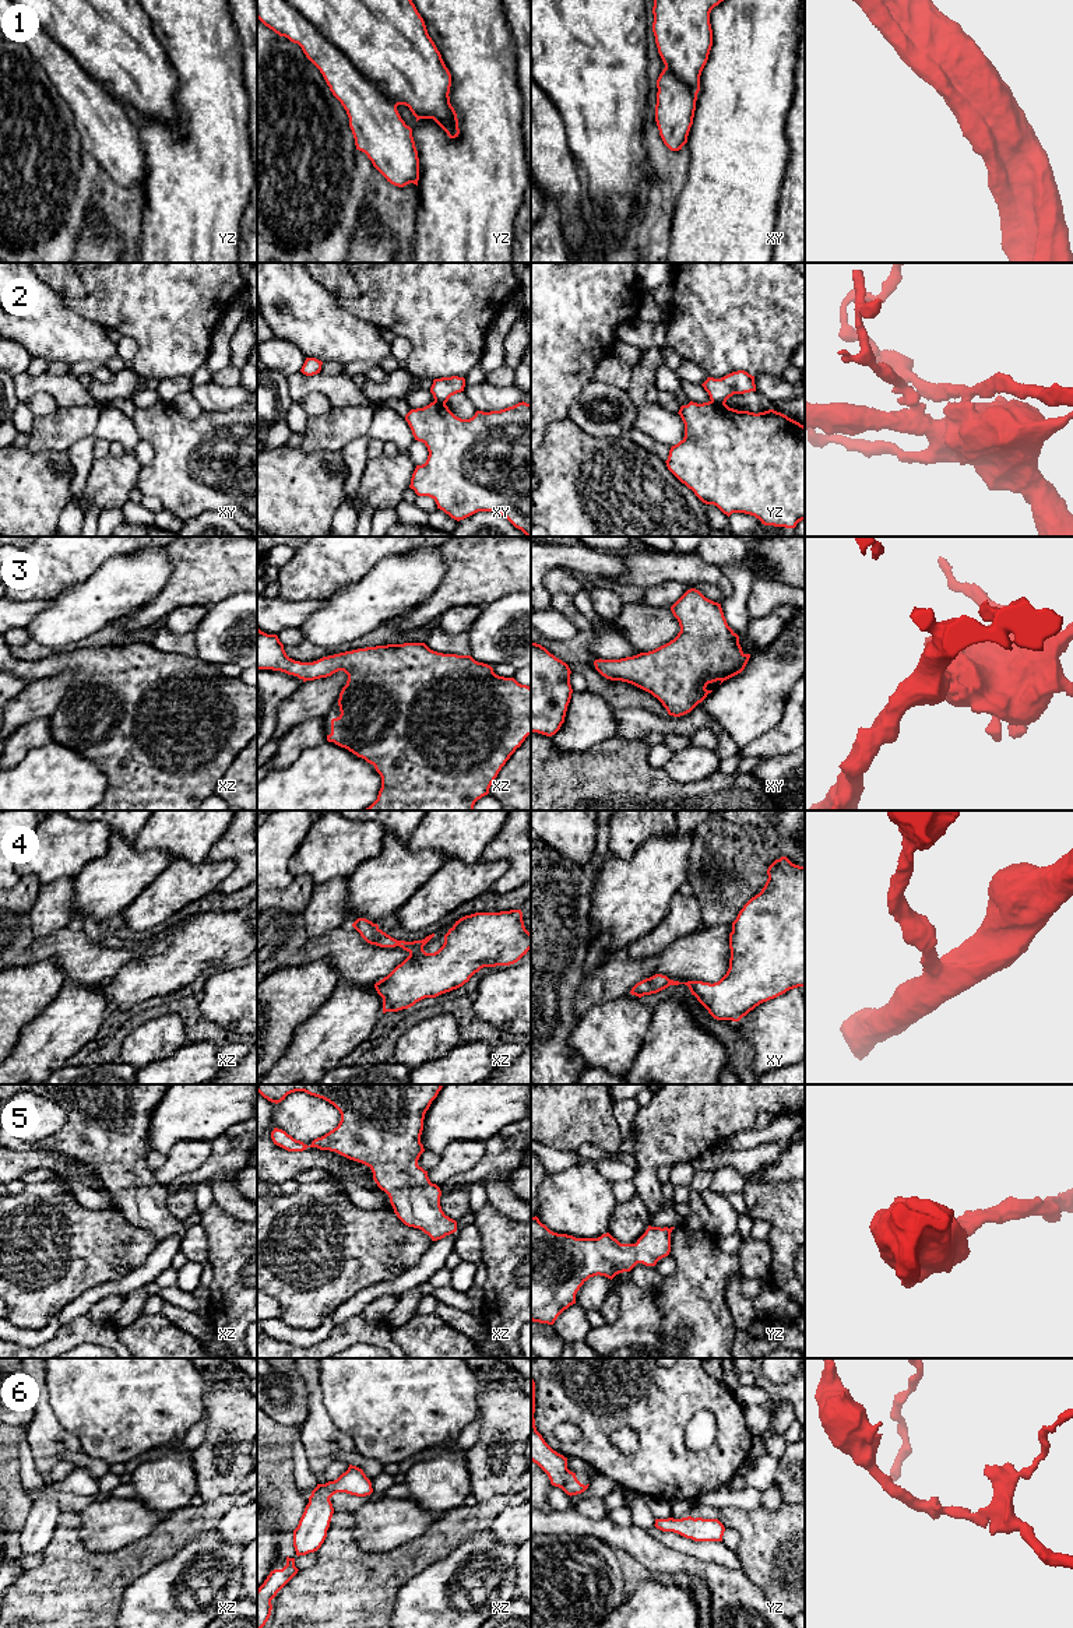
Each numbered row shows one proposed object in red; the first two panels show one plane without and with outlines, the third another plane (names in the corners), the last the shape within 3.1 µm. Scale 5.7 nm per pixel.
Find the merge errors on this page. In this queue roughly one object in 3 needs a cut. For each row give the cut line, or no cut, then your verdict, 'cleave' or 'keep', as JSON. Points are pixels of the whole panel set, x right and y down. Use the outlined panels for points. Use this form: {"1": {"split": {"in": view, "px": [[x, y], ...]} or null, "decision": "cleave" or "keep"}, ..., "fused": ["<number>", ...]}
{"1": {"split": null, "decision": "keep"}, "2": {"split": {"in": "yz", "px": [[711, 400], [724, 403]]}, "decision": "cleave"}, "3": {"split": null, "decision": "keep"}, "4": {"split": null, "decision": "keep"}, "5": {"split": null, "decision": "keep"}, "6": {"split": null, "decision": "keep"}, "fused": ["2"]}

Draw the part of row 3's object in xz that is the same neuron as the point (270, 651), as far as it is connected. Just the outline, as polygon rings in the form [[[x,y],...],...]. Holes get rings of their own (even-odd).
[[[257,629],[257,669],[281,671],[288,675],[298,676],[303,682],[331,676],[338,671],[348,675],[346,685],[342,688],[338,699],[341,714],[331,720],[331,734],[327,735],[328,742],[348,749],[358,757],[373,764],[381,777],[381,788],[377,799],[365,811],[474,811],[478,799],[489,794],[489,788],[497,777],[502,767],[516,752],[517,748],[531,735],[531,688],[518,683],[514,678],[499,676],[488,664],[475,661],[471,655],[443,654],[430,650],[425,643],[387,644],[358,648],[328,657],[323,657],[313,662],[300,662],[289,658],[284,650],[284,644],[277,634],[267,634]]]

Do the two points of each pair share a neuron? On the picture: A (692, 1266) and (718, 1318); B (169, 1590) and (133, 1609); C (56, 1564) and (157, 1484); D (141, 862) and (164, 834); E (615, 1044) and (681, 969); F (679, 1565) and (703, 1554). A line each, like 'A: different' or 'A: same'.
A: same
B: same
C: different
D: different
E: different
F: different

